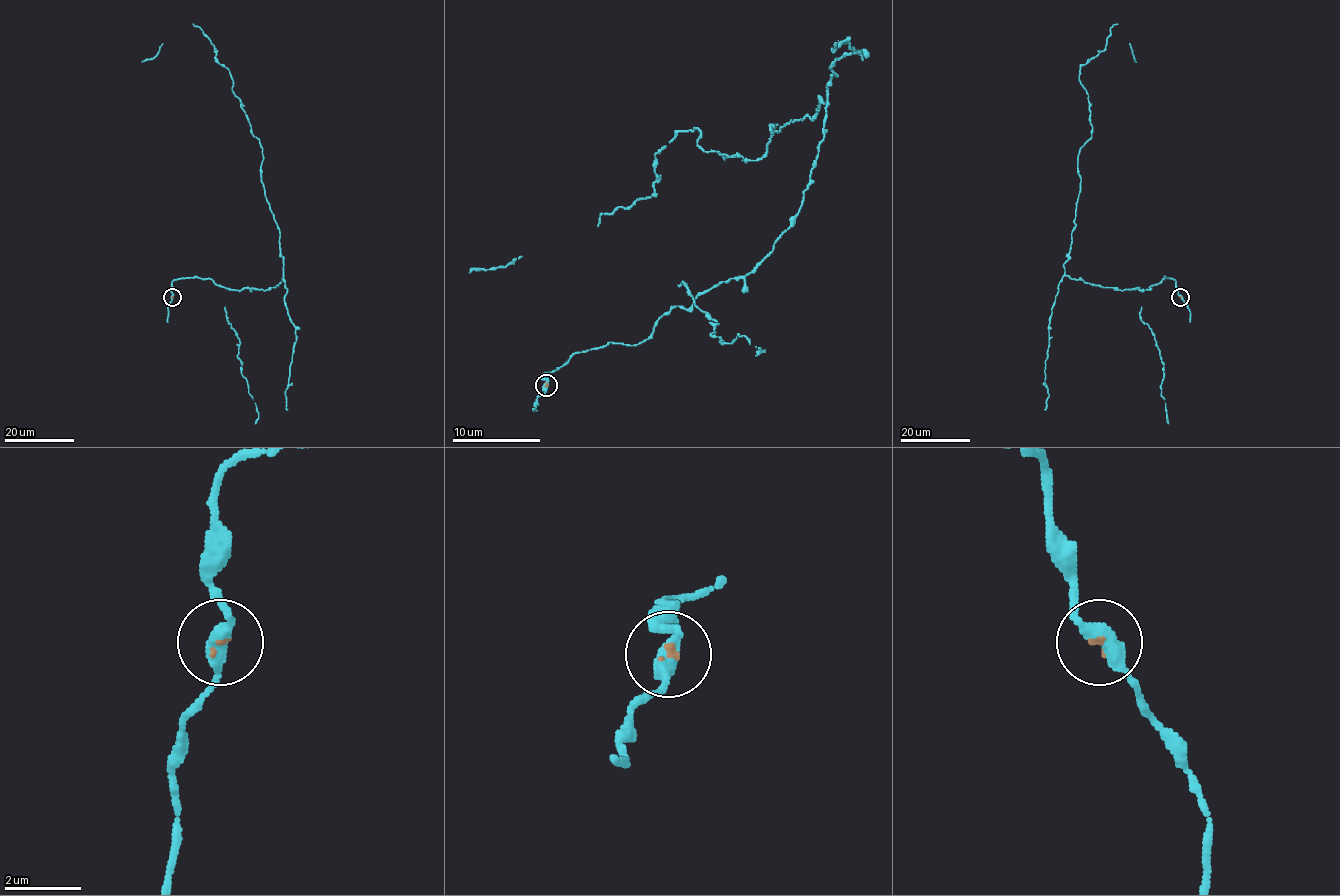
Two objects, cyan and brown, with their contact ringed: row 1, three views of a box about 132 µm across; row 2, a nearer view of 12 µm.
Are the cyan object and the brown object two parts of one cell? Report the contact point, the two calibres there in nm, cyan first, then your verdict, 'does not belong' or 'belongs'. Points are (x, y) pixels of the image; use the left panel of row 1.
at (172, 297); 400 nm thick on the cyan side, 90 nm on the other; belongs

